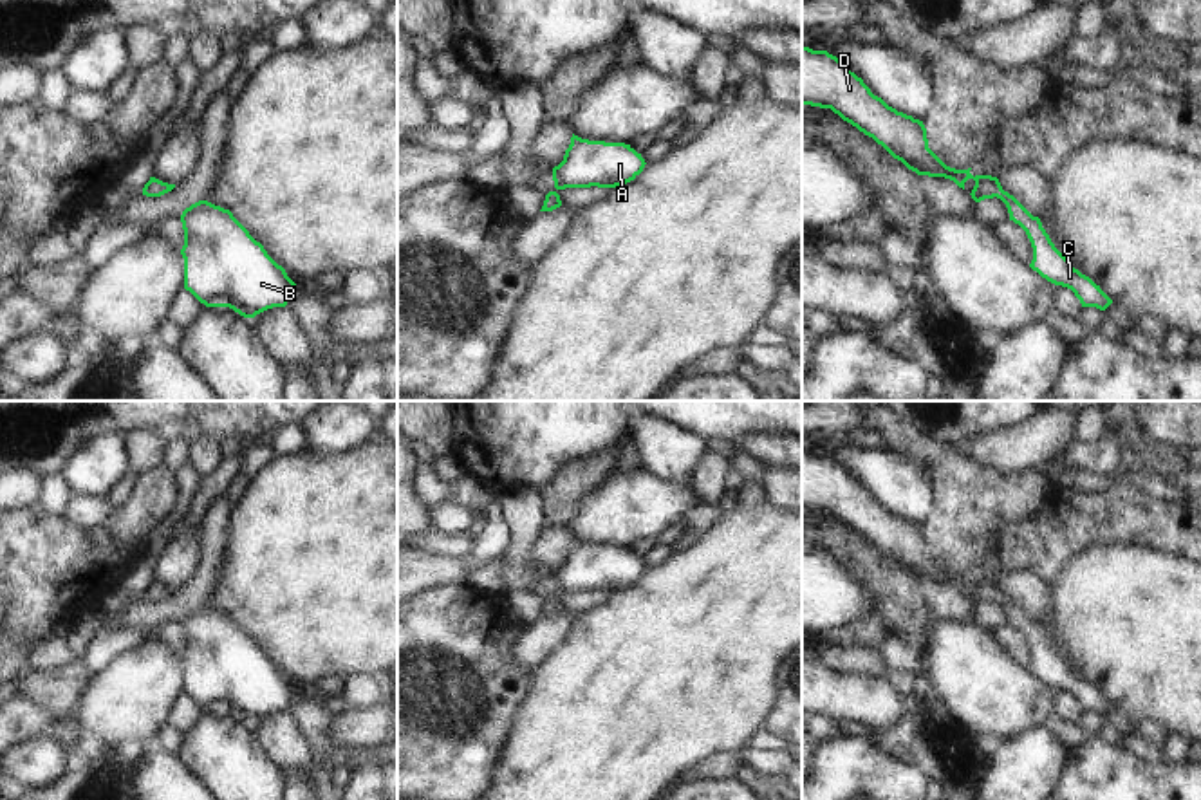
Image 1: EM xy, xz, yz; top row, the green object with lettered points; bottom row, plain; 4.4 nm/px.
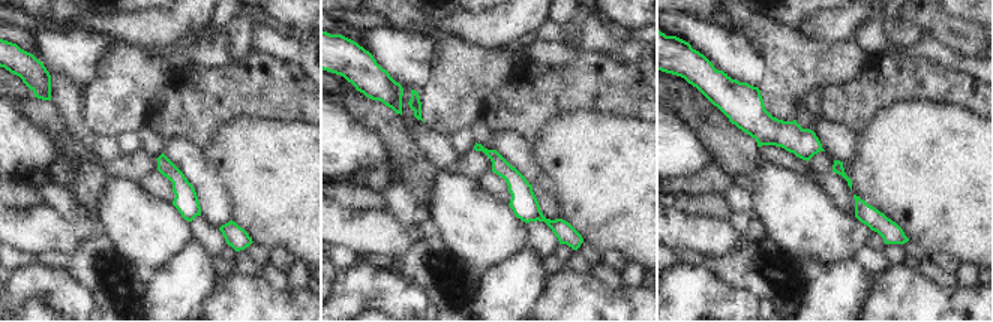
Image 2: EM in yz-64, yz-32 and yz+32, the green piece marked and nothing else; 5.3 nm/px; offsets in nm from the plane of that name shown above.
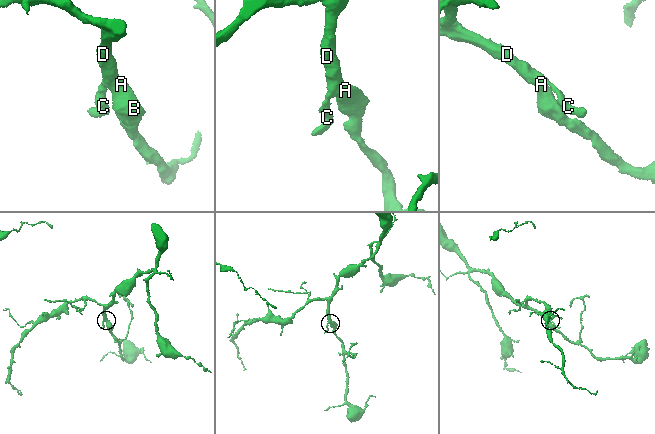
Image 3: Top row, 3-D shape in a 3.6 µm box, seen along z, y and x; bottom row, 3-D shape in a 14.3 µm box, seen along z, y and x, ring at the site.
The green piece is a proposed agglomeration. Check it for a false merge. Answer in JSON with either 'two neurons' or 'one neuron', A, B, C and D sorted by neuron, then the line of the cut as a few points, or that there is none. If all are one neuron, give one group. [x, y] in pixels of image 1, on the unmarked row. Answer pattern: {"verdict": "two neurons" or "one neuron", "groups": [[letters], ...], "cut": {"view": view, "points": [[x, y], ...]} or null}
{"verdict": "one neuron", "groups": [["A", "B", "C", "D"]], "cut": null}

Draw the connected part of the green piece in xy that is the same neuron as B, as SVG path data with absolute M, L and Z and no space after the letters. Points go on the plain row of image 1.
M199 605L181 619L184 634L184 693L206 712L229 712L244 722L285 712L294 686L256 647L229 614Z

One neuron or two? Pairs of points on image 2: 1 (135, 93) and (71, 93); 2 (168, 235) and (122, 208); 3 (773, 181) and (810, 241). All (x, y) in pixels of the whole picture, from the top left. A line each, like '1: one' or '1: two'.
1: two
2: one
3: one

